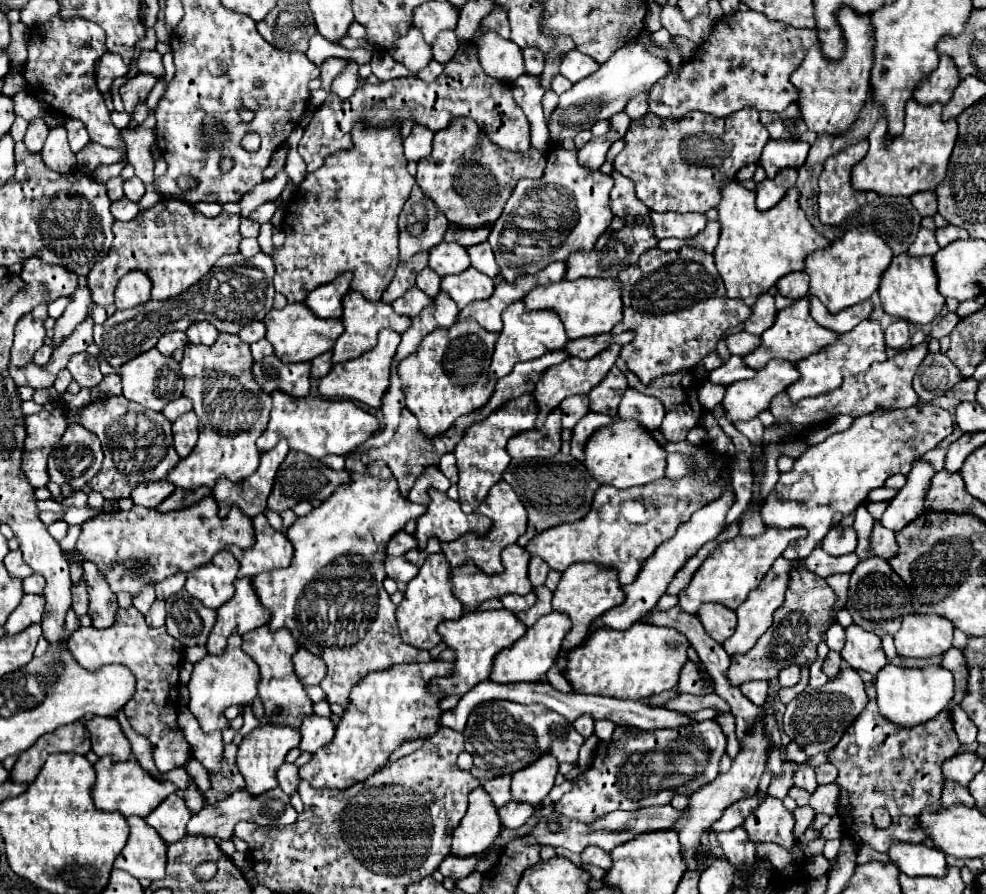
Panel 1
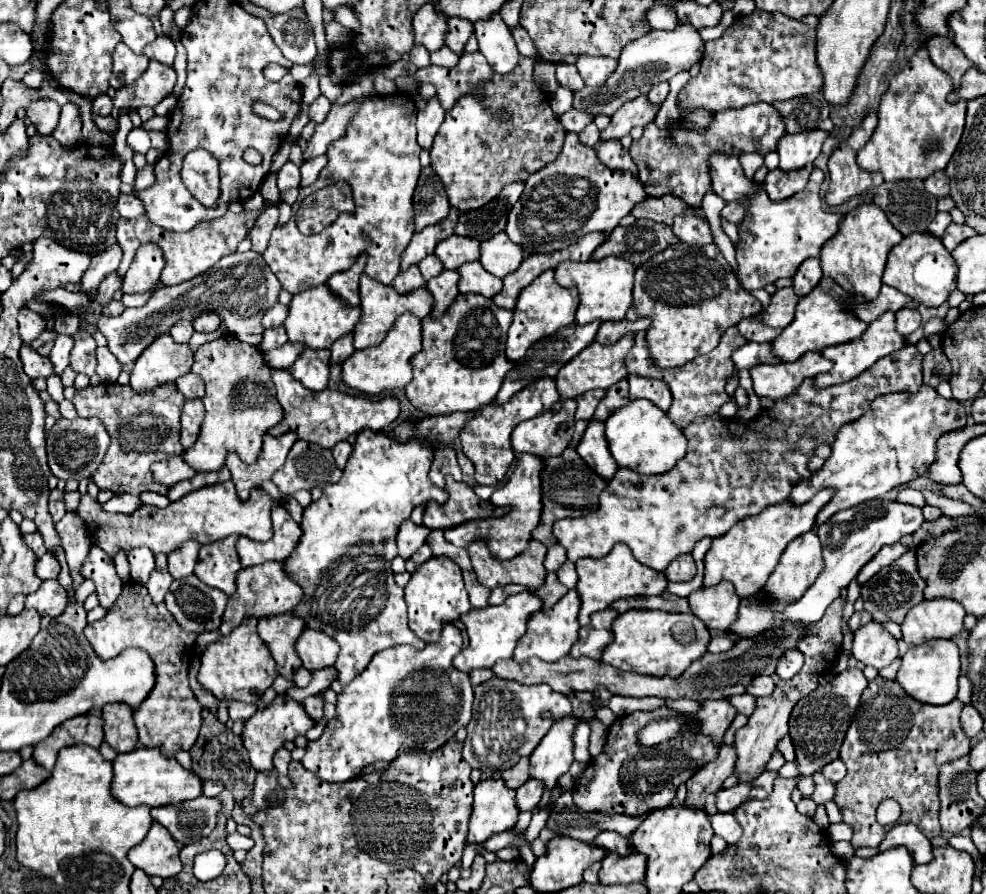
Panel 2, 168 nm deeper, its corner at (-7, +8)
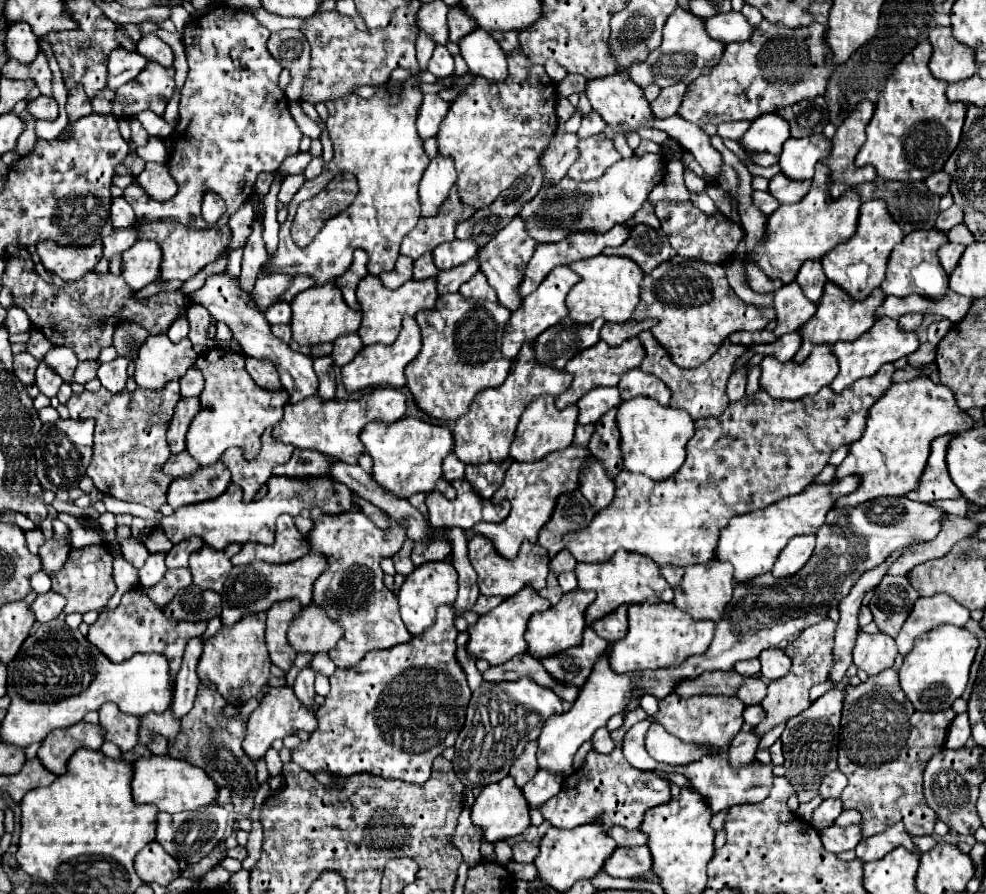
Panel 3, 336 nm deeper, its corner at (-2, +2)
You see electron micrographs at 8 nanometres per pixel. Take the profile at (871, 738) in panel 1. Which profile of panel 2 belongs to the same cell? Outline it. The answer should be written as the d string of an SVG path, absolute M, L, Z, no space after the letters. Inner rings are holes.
M880 675L868 683L840 749L848 775L836 783L834 799L842 811L842 821L854 829L854 849L878 847L884 833L888 833L890 825L882 827L876 821L876 807L884 799L894 799L902 805L902 815L896 823L914 823L928 839L940 835L936 773L942 763L970 751L970 739L960 727L962 707L958 699L940 707L920 703L904 693L898 681Z

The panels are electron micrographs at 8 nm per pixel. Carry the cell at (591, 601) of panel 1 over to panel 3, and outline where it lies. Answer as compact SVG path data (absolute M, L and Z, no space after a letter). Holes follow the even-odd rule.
M617 551L609 561L605 563L577 563L575 575L579 581L579 589L583 591L595 591L595 601L585 611L585 623L591 625L593 621L605 617L607 613L615 611L621 603L671 603L673 601L673 589L671 585L661 577L659 567L645 555L629 553L629 551Z

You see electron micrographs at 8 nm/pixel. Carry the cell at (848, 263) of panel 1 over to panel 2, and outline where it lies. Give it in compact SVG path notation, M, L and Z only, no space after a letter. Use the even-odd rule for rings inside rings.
M864 203L850 211L842 219L838 233L824 243L820 253L822 271L824 275L832 277L844 291L854 293L856 301L872 301L882 287L882 273L886 267L888 253L900 241L902 235L888 221L884 211L874 203Z

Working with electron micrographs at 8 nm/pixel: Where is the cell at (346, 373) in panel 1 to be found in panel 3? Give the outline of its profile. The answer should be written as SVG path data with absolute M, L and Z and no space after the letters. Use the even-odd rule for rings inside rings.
M405 317L403 319L403 329L399 331L395 343L391 343L391 345L369 345L369 347L363 347L363 351L359 351L359 355L355 355L355 359L341 369L343 385L351 393L363 391L367 387L403 389L405 387L405 375L403 375L403 371L405 371L407 363L417 357L419 351L421 351L421 333L419 333L417 321L413 317Z

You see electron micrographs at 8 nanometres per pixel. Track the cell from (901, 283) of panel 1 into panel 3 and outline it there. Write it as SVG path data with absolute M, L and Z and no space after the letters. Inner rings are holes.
M929 229L929 231L911 231L905 235L905 239L893 249L889 263L887 263L887 277L881 283L881 289L885 295L895 297L907 297L907 295L923 295L927 299L941 299L947 293L949 287L949 275L943 271L937 249L947 241L947 235Z

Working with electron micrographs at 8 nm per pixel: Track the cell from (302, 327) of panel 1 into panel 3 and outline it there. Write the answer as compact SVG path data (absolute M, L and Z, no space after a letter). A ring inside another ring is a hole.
M333 283L317 285L317 287L311 287L303 293L299 293L291 301L291 311L293 311L291 333L293 333L293 339L299 345L313 347L313 345L319 345L319 343L333 343L341 335L355 333L361 325L361 313L347 307L347 303L343 301L341 291L335 289Z

